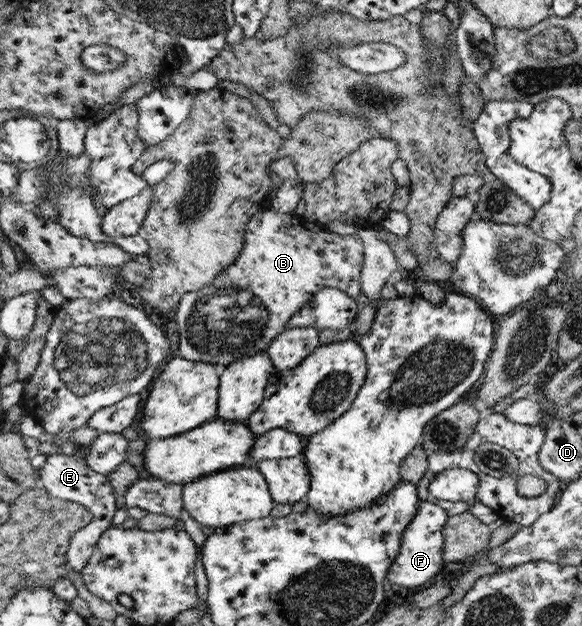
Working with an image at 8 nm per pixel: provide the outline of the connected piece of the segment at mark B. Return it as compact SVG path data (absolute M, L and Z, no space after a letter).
M265 209L252 215L245 230L244 249L215 282L201 290L185 294L177 315L179 357L212 363L220 369L232 365L245 356L265 352L273 339L288 330L289 321L325 287L347 291L357 301L362 292L361 271L364 263L364 243L356 234L346 236L331 232L325 225L311 222L295 213L281 213Z

